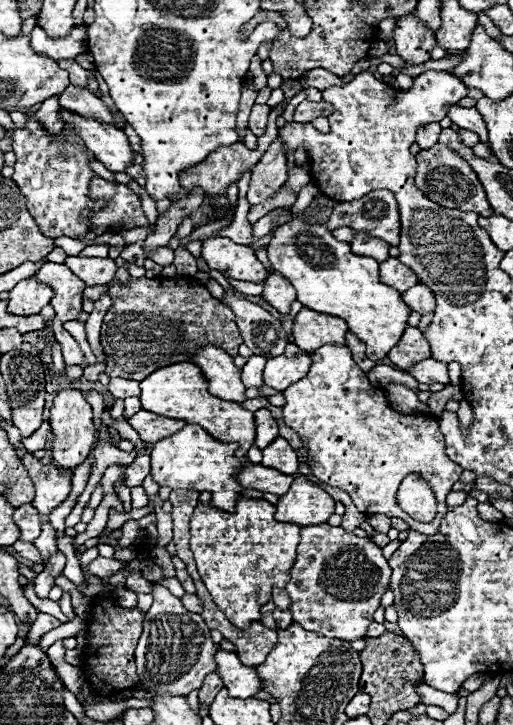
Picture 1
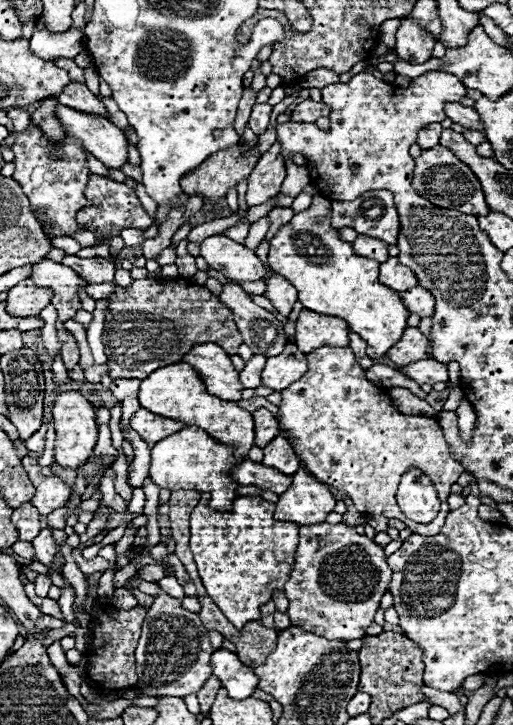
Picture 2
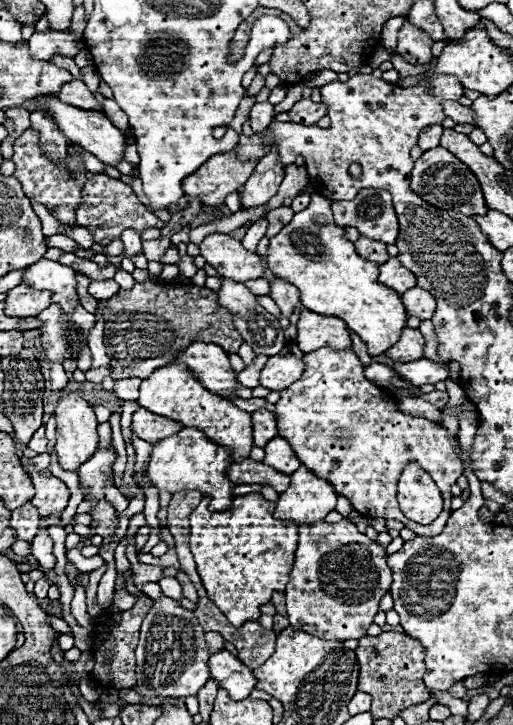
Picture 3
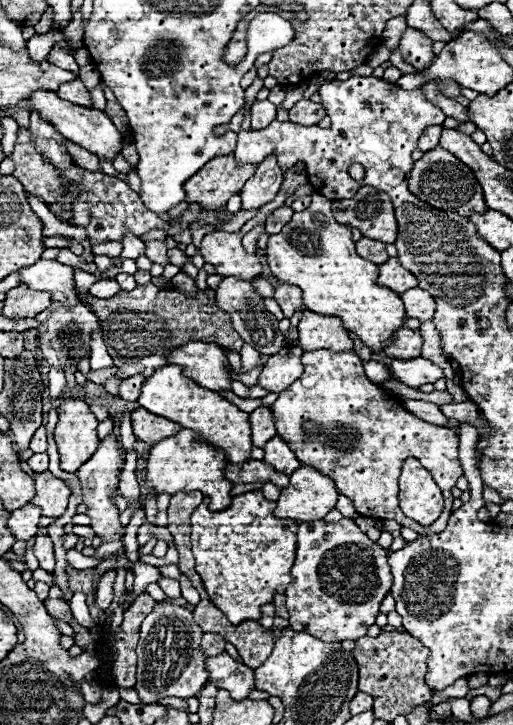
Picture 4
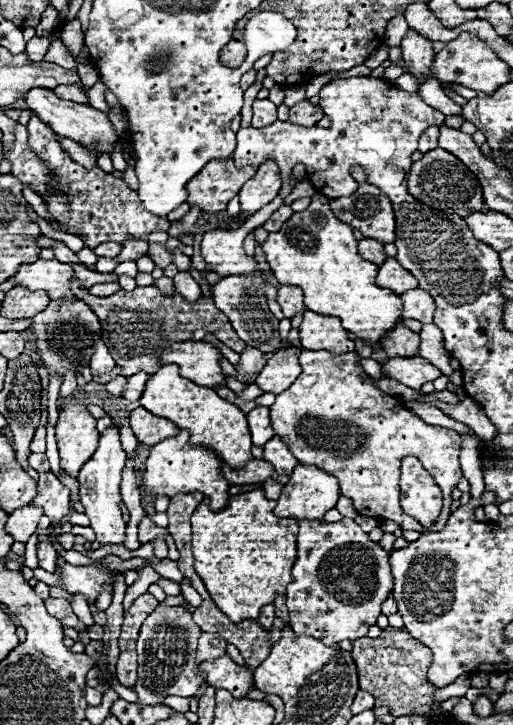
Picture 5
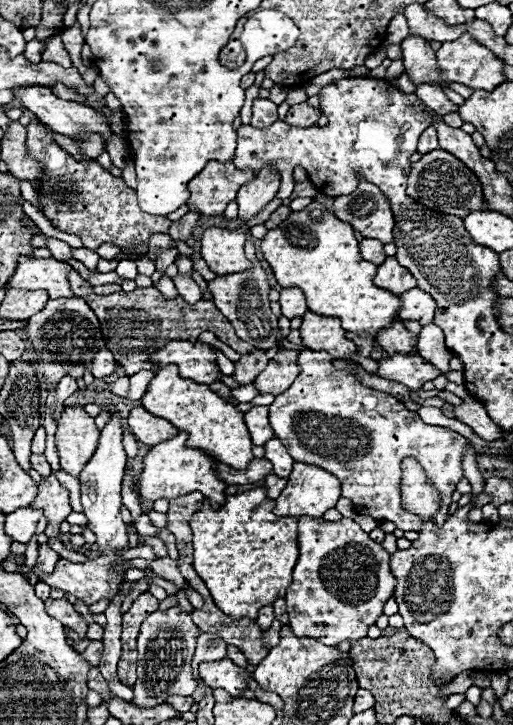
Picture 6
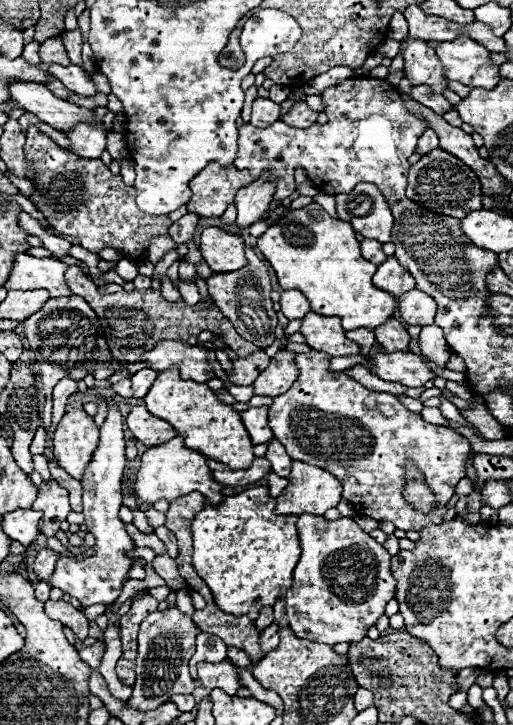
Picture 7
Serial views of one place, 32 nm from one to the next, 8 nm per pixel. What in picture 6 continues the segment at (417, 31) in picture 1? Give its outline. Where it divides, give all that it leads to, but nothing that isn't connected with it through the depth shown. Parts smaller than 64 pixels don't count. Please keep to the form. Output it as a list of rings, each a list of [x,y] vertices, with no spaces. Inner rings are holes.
[[[408,36],[402,42],[402,60],[410,80],[418,84],[436,82],[438,88],[444,88],[446,82],[440,80],[440,68],[436,64],[436,52],[430,48],[428,40],[418,36]]]

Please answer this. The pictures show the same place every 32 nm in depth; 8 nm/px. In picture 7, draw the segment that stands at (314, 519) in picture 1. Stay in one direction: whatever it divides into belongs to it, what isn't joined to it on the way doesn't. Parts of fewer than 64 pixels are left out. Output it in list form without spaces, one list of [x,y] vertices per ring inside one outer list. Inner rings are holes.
[[[292,462],[288,486],[278,496],[278,514],[316,514],[322,516],[328,508],[342,500],[342,484],[330,472],[306,462]]]

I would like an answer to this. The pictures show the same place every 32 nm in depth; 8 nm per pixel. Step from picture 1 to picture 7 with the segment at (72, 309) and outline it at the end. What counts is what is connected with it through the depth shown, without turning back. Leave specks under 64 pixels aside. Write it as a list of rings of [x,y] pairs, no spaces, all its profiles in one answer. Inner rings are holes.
[[[16,254],[12,272],[4,284],[6,290],[20,288],[20,290],[38,290],[44,288],[50,292],[50,298],[56,296],[70,296],[64,274],[66,264],[54,258],[36,258],[30,254]]]

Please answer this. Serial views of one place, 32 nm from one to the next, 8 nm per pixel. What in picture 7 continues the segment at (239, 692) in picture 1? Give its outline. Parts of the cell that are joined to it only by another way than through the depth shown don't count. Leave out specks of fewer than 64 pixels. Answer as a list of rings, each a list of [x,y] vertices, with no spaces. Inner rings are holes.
[[[224,660],[224,662],[218,662],[218,664],[208,664],[208,662],[198,662],[196,664],[196,672],[198,672],[198,680],[200,684],[206,688],[206,690],[214,690],[214,688],[220,688],[228,694],[236,694],[238,688],[242,688],[240,680],[238,680],[238,674],[234,670],[234,666]]]

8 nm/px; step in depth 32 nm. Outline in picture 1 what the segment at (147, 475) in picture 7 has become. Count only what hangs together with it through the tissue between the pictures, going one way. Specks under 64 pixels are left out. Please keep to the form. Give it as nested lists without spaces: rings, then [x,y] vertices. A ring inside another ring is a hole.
[[[186,424],[184,430],[178,430],[174,436],[168,436],[154,444],[152,448],[152,466],[150,474],[156,484],[168,486],[172,490],[176,488],[188,488],[196,492],[210,492],[212,494],[212,506],[218,510],[234,512],[236,502],[242,498],[242,486],[236,482],[236,472],[242,468],[248,458],[236,458],[234,456],[236,444],[220,444],[218,440],[212,440],[208,432],[202,428],[196,428],[196,424]]]

